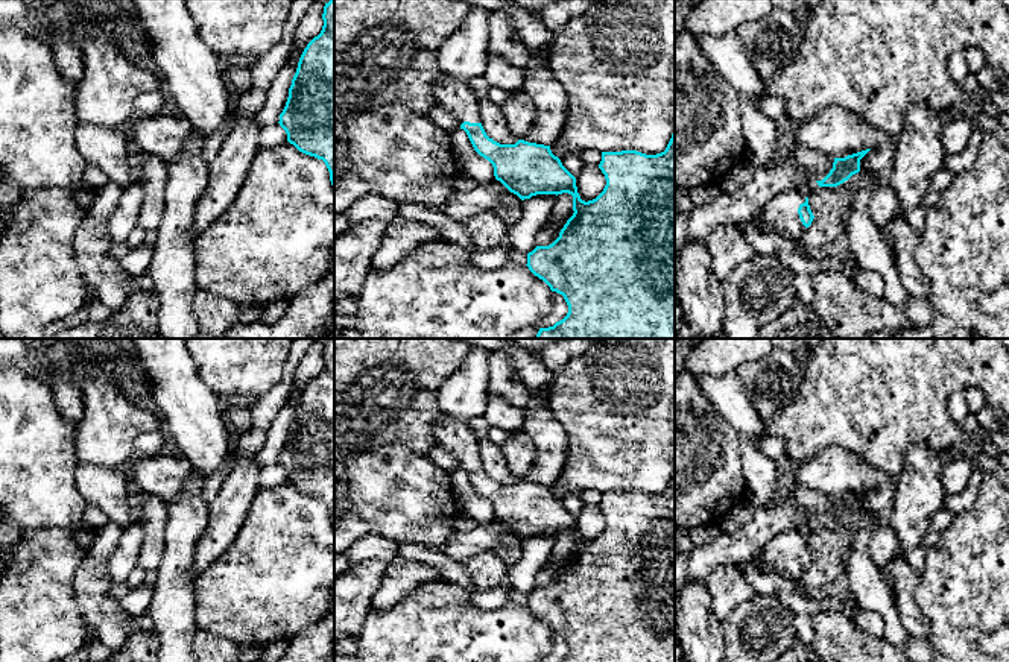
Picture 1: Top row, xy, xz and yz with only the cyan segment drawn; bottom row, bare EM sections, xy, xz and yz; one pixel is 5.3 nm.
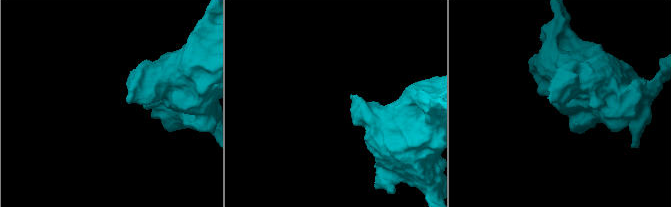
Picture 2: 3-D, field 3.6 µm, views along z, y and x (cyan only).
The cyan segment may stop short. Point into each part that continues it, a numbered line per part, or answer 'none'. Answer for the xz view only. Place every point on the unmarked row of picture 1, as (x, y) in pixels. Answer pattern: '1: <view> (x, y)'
1: xz (453, 436)

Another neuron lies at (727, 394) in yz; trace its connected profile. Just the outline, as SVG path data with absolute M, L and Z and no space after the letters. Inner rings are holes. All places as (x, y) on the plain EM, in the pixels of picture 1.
M735 370L720 377L696 377L707 401L737 431L752 437L766 433L766 427L755 410L743 380Z

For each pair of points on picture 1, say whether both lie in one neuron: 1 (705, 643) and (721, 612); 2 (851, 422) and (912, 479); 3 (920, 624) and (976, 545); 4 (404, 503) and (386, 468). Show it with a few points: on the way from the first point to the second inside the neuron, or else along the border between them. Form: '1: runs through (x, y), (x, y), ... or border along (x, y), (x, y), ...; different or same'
1: border along (704, 585), (711, 598), (711, 611), (721, 623); different
2: border along (932, 450), (914, 445), (894, 477); different
3: border along (917, 582), (915, 602), (929, 623), (926, 639); different
4: runs through (398, 494), (386, 482), (386, 477); same

